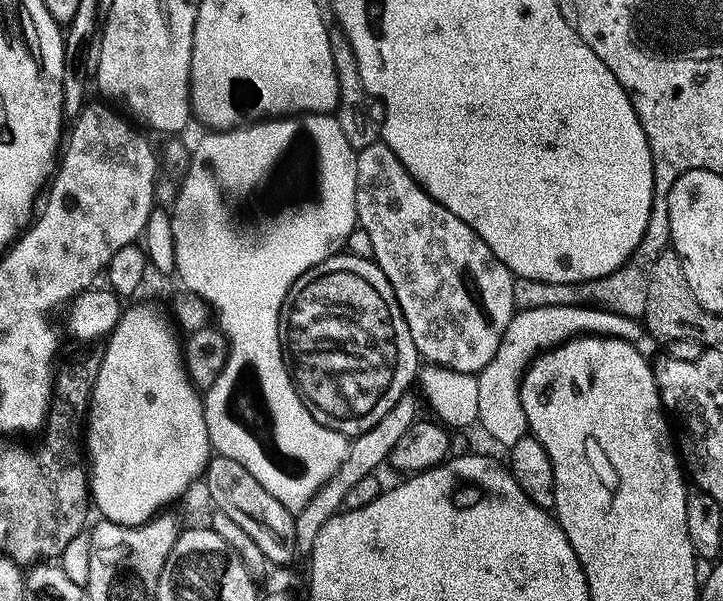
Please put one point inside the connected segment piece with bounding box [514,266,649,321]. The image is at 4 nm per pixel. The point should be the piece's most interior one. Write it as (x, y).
(626, 291)

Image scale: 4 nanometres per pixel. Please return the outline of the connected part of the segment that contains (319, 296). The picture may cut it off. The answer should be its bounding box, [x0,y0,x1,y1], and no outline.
[280,254,422,438]

